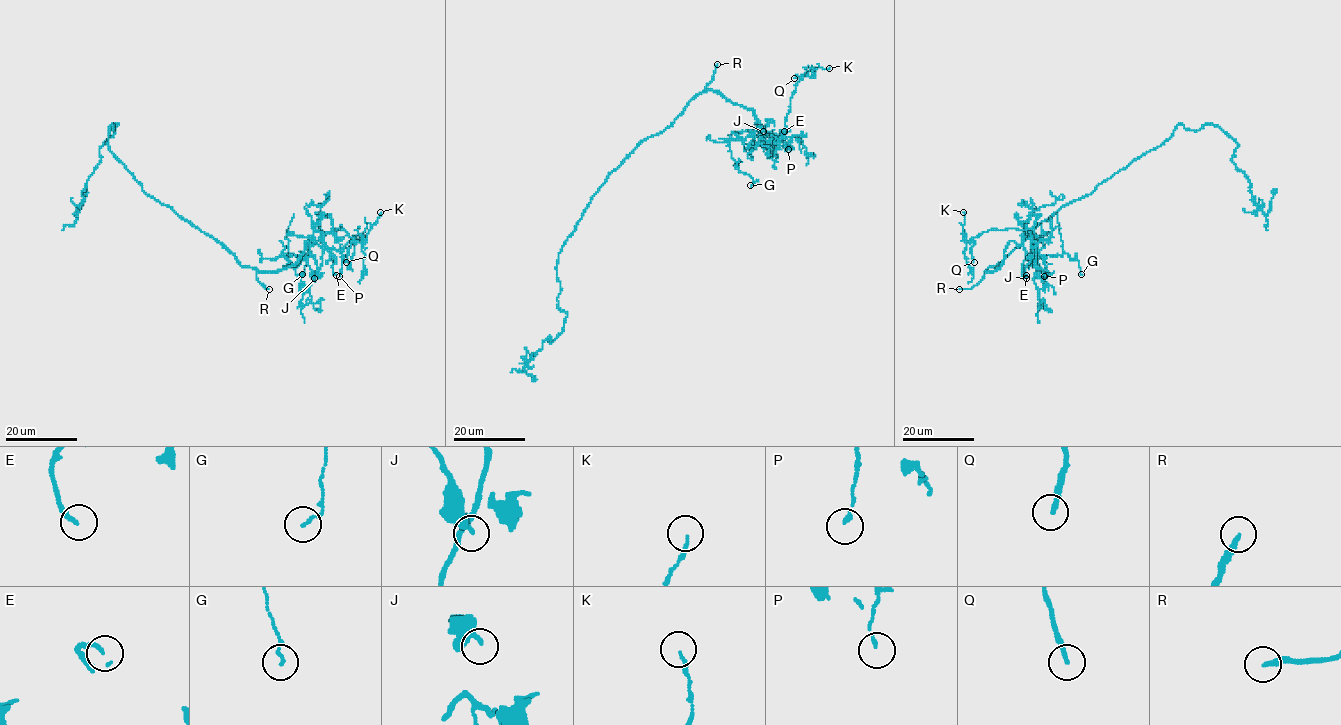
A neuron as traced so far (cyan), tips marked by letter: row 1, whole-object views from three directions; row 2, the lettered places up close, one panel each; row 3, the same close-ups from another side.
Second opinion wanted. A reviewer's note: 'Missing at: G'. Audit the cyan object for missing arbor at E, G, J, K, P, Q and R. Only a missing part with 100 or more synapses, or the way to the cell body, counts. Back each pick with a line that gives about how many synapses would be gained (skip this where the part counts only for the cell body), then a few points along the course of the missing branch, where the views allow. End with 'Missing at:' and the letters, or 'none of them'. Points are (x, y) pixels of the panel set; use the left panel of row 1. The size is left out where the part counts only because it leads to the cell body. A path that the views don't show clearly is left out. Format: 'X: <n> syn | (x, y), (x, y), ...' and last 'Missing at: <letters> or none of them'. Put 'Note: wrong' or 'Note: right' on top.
Note: wrong
R: (269, 289), (289, 297), (320, 295), (334, 307), (328, 302), (302, 302), (298, 306), (296, 303)
Missing at: R

